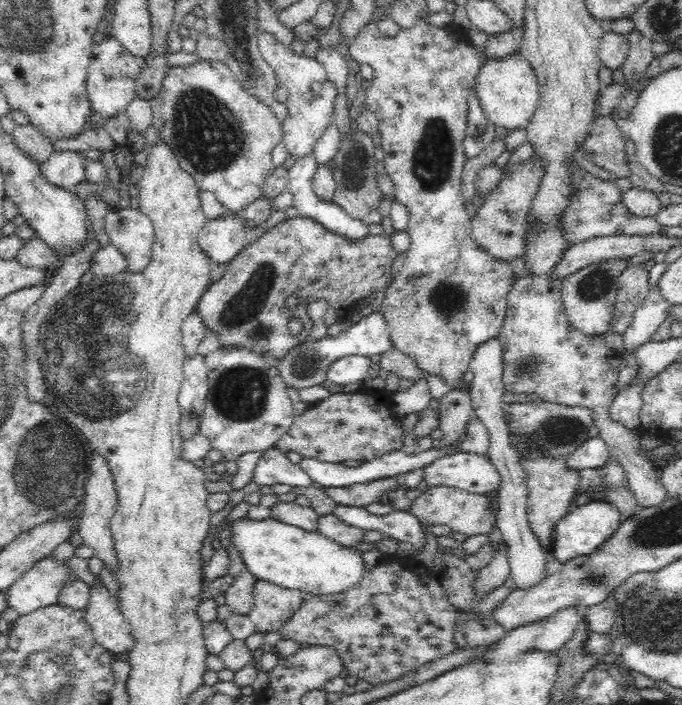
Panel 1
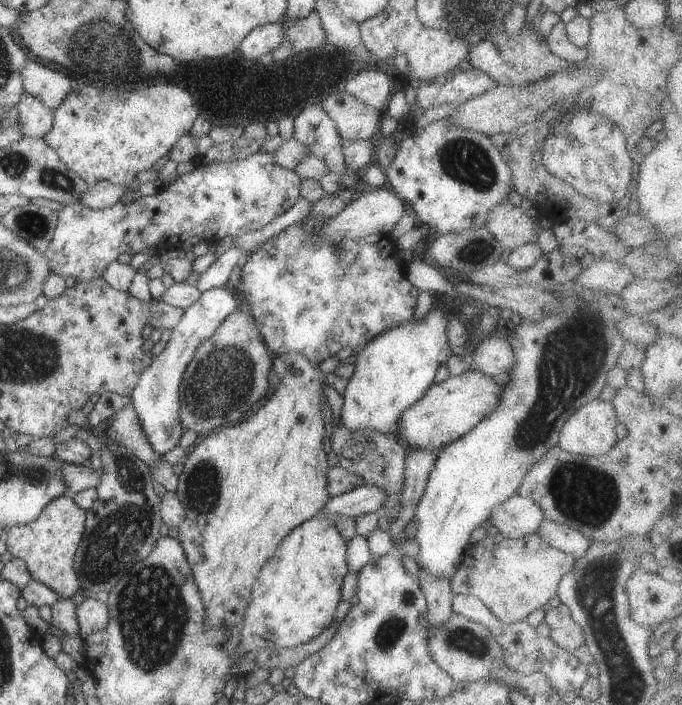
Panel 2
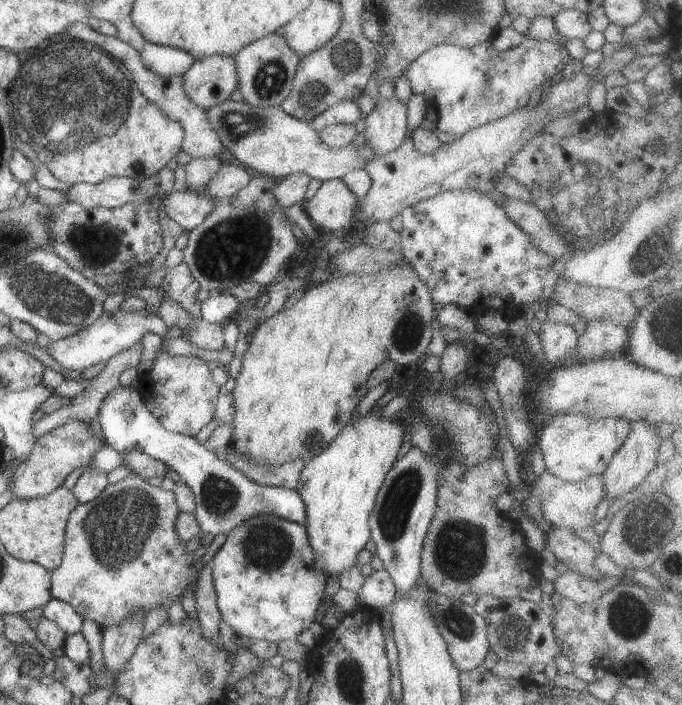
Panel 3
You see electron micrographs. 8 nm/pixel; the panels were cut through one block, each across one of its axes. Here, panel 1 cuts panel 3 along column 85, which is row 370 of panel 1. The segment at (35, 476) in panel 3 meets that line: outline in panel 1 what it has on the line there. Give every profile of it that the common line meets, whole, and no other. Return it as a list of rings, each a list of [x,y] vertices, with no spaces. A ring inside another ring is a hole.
[[[423,7],[422,14],[417,18],[416,26],[398,32],[394,38],[382,35],[377,28],[376,22],[370,21],[360,32],[352,44],[350,44],[349,55],[360,65],[369,64],[373,68],[371,85],[365,89],[365,108],[376,115],[379,120],[379,134],[381,136],[381,147],[383,148],[384,159],[381,168],[391,177],[393,183],[394,200],[402,203],[408,210],[408,222],[406,231],[410,236],[410,246],[404,252],[406,257],[403,265],[399,268],[391,285],[387,288],[381,303],[381,313],[386,321],[392,348],[407,354],[426,375],[440,376],[448,385],[455,389],[469,390],[469,384],[463,379],[463,375],[470,369],[470,360],[476,352],[476,348],[490,338],[495,338],[500,332],[502,322],[507,311],[508,292],[515,281],[514,271],[508,261],[496,259],[480,248],[478,243],[470,237],[472,227],[470,226],[470,216],[466,213],[465,202],[461,196],[463,168],[466,164],[464,155],[463,140],[466,136],[467,116],[468,116],[468,93],[471,86],[475,84],[475,78],[480,67],[488,60],[485,56],[486,49],[478,51],[468,42],[468,32],[470,30],[457,26],[455,23],[447,24],[445,28],[438,28],[429,22],[430,13]]]

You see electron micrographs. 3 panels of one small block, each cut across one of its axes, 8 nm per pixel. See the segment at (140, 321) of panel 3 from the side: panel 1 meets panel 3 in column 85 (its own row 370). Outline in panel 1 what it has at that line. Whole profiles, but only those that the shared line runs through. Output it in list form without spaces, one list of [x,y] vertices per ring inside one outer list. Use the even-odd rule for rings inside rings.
[[[362,355],[336,359],[336,362],[327,371],[327,380],[337,385],[364,382],[370,370],[370,363],[370,357]]]

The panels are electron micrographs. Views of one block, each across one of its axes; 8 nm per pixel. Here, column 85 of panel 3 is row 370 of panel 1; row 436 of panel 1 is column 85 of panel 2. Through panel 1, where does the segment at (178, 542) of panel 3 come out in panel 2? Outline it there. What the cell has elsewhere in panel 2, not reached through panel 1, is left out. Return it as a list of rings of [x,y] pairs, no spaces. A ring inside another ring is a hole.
[[[95,595],[85,599],[77,606],[77,618],[81,629],[80,636],[82,638],[91,636],[108,626],[110,622],[108,604],[102,600],[96,600]]]

